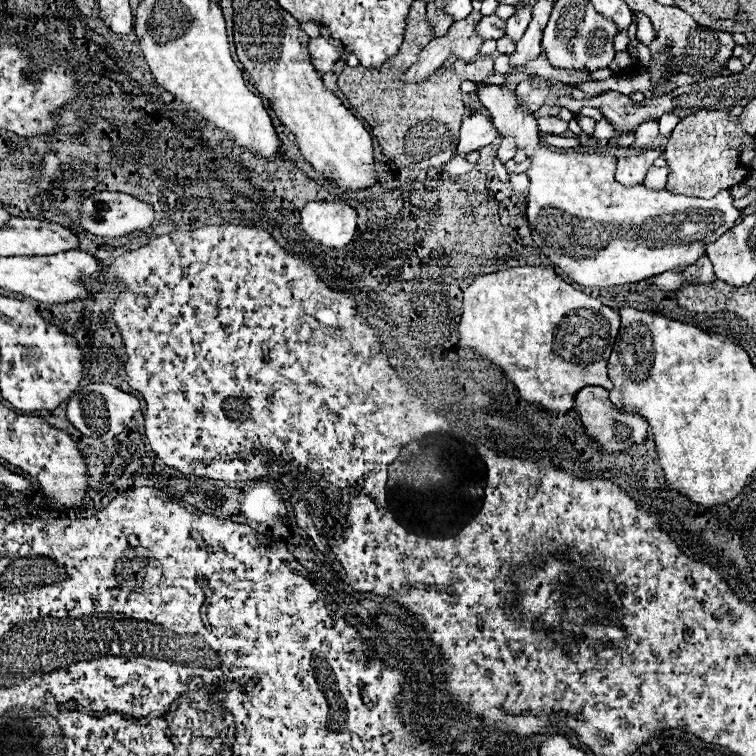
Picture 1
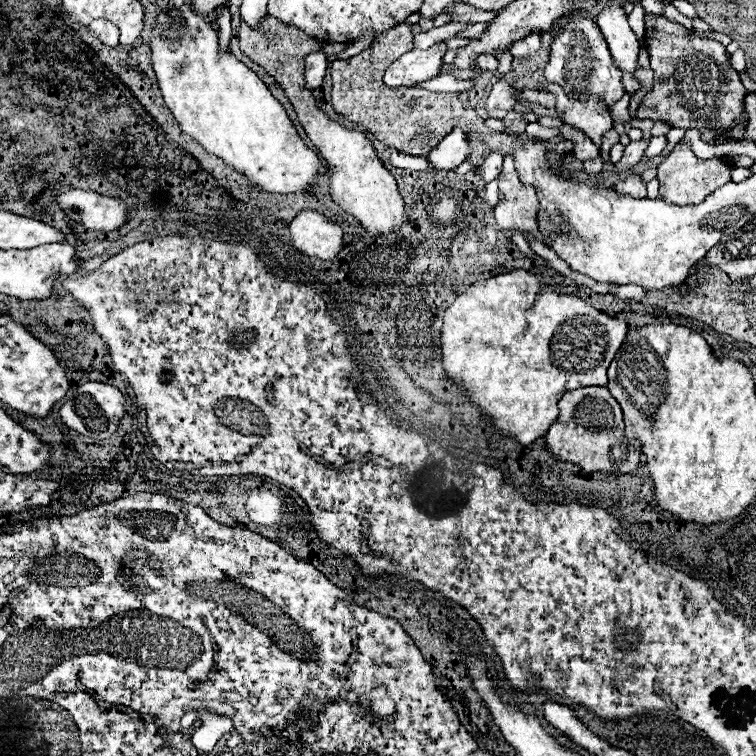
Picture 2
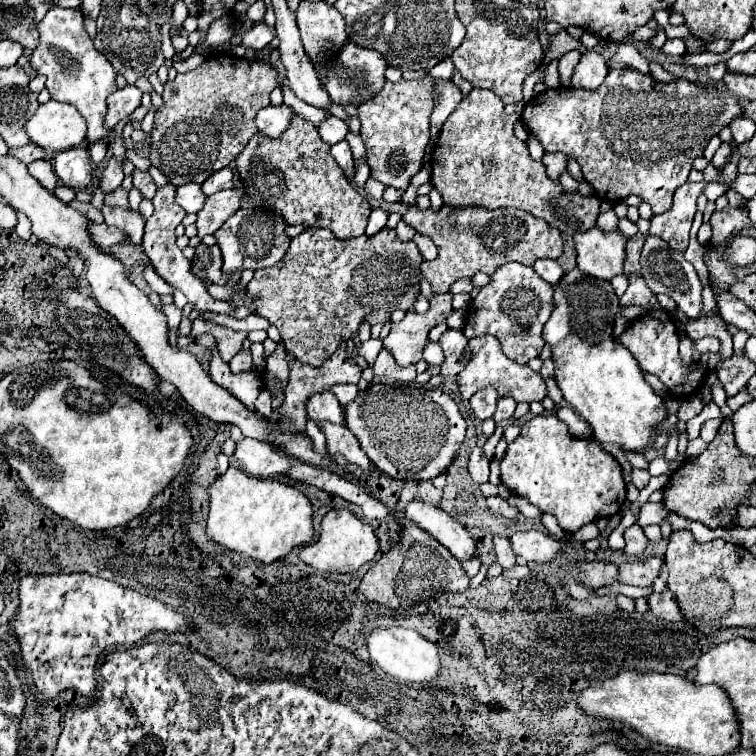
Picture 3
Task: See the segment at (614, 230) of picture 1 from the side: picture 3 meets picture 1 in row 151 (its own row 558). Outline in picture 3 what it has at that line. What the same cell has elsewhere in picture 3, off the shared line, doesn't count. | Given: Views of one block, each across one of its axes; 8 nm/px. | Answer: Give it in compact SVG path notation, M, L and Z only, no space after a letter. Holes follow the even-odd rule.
M530 530L530 532L516 532L510 538L512 550L516 556L522 556L526 560L546 562L554 558L554 554L560 550L560 542L544 532Z

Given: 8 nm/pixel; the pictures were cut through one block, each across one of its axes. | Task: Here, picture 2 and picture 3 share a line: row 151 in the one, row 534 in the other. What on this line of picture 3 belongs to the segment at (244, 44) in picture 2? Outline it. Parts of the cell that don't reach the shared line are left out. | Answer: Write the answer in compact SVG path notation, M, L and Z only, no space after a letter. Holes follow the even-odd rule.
M330 510L320 524L320 534L314 542L300 548L300 560L318 572L356 572L370 562L378 552L378 538L372 526L358 520L350 510Z

